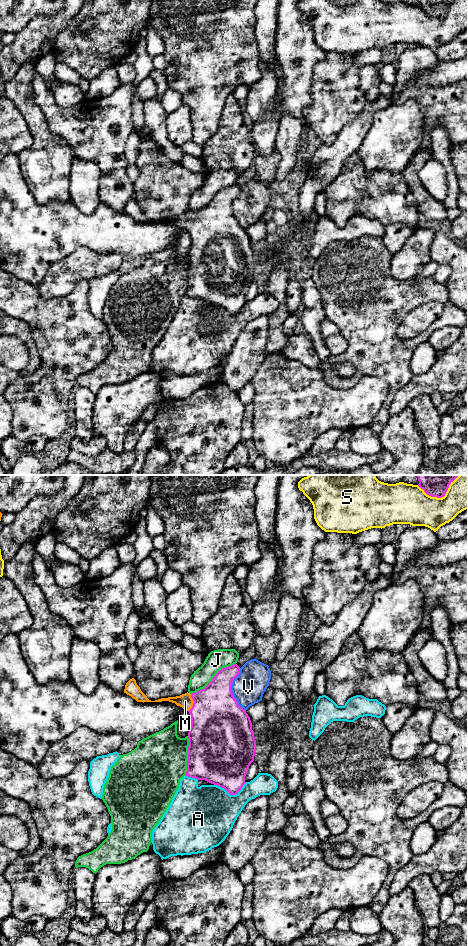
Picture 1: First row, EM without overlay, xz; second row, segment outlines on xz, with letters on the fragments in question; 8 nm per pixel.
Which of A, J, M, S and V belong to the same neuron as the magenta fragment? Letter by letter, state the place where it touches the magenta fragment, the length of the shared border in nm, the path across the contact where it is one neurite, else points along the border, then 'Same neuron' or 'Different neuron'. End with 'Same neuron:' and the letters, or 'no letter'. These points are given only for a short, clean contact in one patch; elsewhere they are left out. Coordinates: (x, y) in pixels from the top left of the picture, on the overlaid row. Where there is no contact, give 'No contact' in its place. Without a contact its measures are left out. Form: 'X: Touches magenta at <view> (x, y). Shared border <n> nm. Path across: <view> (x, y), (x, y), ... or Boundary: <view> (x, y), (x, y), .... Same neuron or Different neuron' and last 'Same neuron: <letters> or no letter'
A: Touches magenta at xz (230, 794). Shared border 260 nm. Different neuron
J: Touches magenta at xz (213, 677). Shared border 440 nm. Different neuron
M: Touches magenta at xz (193, 703). Shared border 150 nm. Path across: xz (217, 721), (201, 705), (193, 703), (185, 701). Same neuron
S: Touches magenta at xz (440, 497). Shared border 360 nm. Different neuron
V: Touches magenta at xz (230, 690). Shared border 340 nm. Different neuron
Same neuron: M

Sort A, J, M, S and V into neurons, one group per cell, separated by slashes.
A / J / M / S / V

